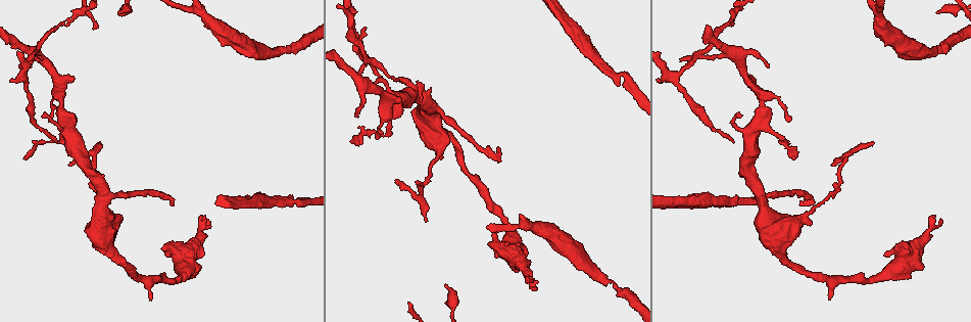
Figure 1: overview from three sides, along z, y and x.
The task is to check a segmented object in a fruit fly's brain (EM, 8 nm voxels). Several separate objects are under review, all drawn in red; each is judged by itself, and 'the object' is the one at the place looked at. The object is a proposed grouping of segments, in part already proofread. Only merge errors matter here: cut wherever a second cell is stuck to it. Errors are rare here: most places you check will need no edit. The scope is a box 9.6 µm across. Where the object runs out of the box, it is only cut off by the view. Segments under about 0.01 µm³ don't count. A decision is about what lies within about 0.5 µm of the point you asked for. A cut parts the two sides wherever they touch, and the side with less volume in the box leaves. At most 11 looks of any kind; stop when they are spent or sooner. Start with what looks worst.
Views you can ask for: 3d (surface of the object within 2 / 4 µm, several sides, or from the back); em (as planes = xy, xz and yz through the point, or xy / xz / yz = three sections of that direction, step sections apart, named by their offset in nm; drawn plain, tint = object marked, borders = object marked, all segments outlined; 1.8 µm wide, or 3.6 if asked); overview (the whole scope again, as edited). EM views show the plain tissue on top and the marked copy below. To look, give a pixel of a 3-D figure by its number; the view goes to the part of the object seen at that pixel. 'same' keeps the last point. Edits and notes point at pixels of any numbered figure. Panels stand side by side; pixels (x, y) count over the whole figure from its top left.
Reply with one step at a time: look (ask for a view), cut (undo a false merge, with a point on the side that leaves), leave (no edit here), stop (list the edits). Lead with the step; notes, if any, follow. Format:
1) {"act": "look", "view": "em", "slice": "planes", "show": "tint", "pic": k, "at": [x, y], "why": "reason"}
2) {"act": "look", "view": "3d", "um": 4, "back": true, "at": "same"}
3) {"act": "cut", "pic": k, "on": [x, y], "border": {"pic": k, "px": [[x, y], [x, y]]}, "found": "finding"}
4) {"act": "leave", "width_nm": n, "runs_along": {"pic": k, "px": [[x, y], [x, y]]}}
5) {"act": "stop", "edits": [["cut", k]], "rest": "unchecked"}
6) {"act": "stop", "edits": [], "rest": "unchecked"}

{"act": "look", "view": "em", "slice": "planes", "show": "tint", "pic": 1, "at": [427, 108], "why": "arms part here"}

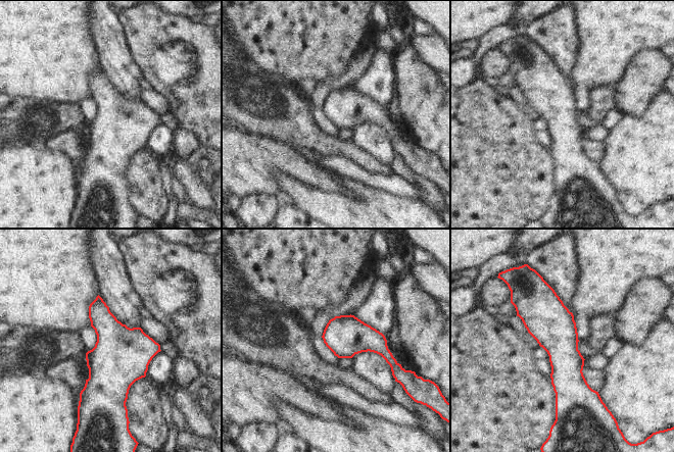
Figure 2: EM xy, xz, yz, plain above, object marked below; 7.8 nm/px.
{"act": "leave", "found": "one cell here"}

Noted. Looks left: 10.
{"act": "look", "view": "em", "slice": "planes", "show": "tint", "pic": 1, "at": [528, 274], "why": "calibre changes"}

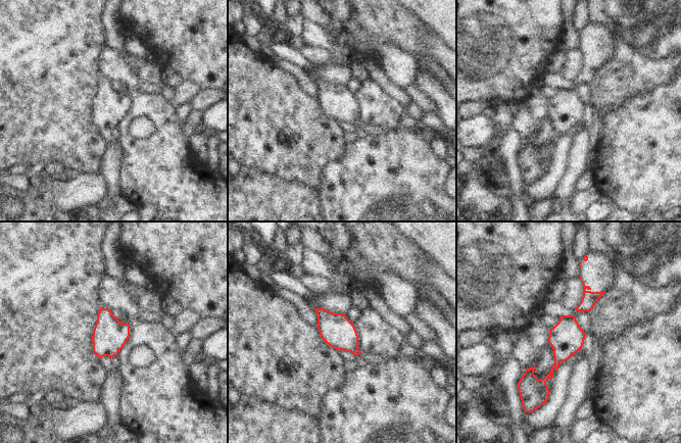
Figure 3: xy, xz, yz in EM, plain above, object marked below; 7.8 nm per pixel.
{"act": "leave", "width_nm": 260, "found": "one cell here"}

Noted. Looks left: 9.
{"act": "look", "view": "em", "slice": "yz", "step": 4, "show": "tint", "pic": 1, "at": [779, 137], "why": "abrupt turn"}

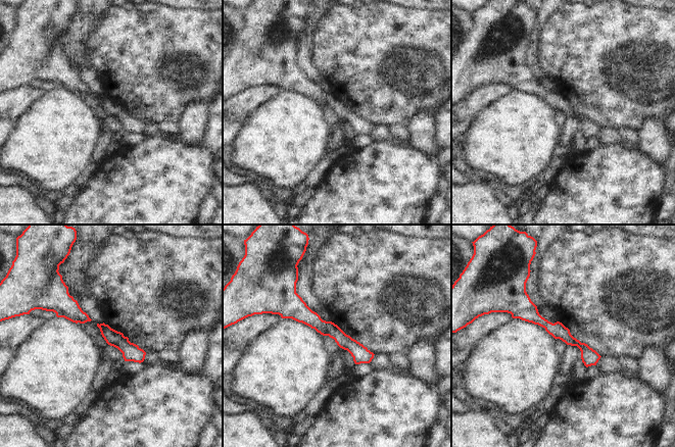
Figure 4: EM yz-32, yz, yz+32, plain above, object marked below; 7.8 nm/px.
{"act": "look", "view": "em", "slice": "planes", "show": "tint", "at": "same", "why": "cut it another way"}

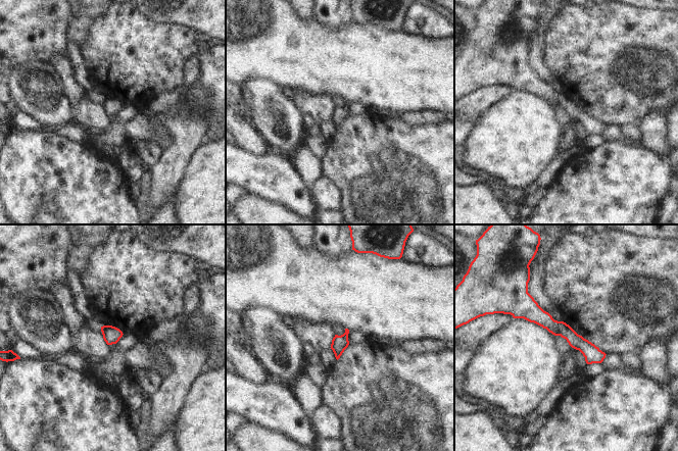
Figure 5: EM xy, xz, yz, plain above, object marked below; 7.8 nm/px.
{"act": "leave", "runs_along": {"pic": 5, "px": [[517, 307], [602, 355]]}, "found": "all the same cell"}

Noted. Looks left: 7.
{"act": "look", "view": "em", "slice": "planes", "show": "borders", "pic": 1, "at": [92, 161], "why": "abrupt turn"}

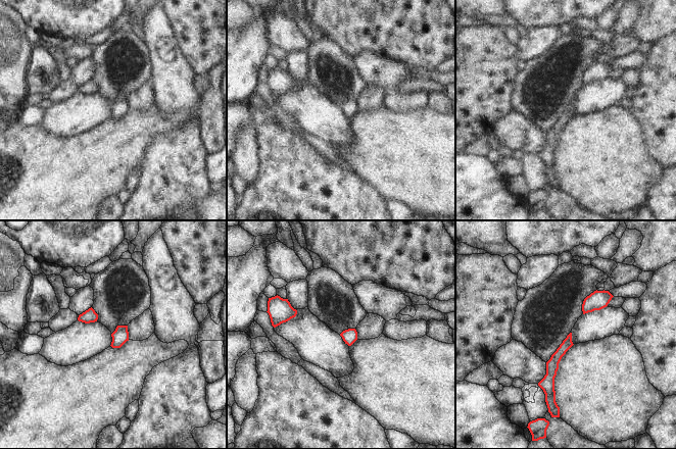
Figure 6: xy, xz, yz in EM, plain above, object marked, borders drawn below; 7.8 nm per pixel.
{"act": "leave", "runs_along": {"pic": 6, "px": [[569, 338], [552, 363], [548, 392]]}, "found": "all the same cell"}

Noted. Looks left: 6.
{"act": "stop", "edits": [], "rest": "unchecked"}

